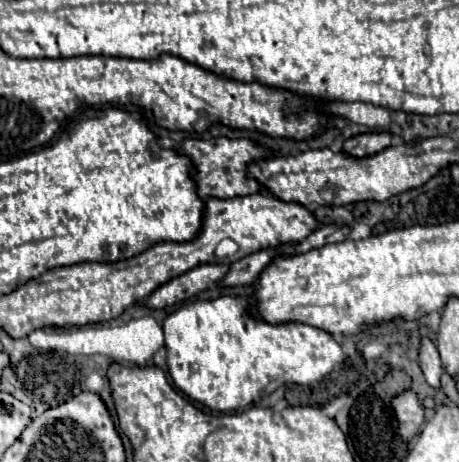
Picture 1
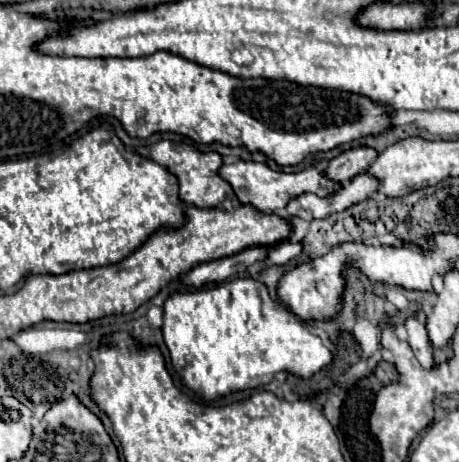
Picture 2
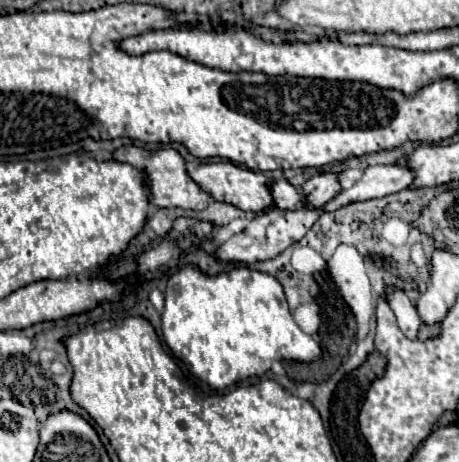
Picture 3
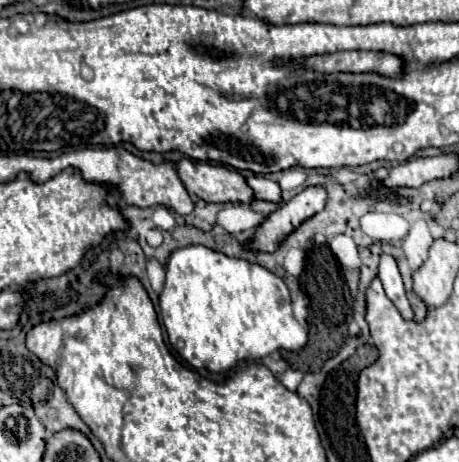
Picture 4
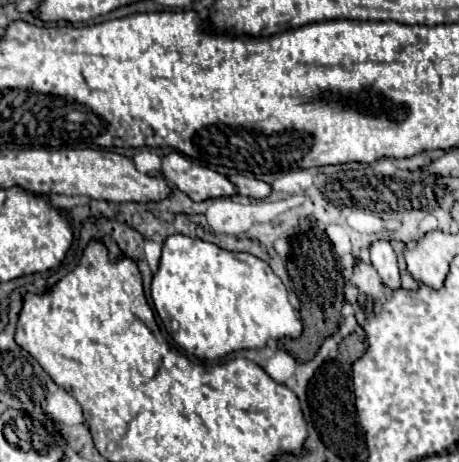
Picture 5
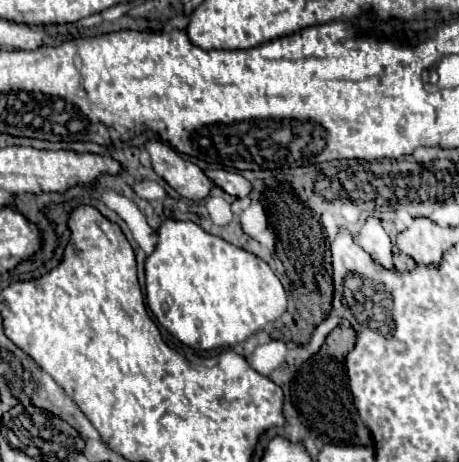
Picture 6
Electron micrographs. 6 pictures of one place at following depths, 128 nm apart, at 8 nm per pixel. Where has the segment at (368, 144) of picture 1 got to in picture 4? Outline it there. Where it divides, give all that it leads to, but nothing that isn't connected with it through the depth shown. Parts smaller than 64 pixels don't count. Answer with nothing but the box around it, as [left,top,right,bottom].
[244,186,328,252]

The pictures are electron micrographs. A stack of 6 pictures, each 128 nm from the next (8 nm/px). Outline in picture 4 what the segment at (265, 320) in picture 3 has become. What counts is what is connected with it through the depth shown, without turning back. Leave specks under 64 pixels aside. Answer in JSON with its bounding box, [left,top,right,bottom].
[160,246,308,372]

